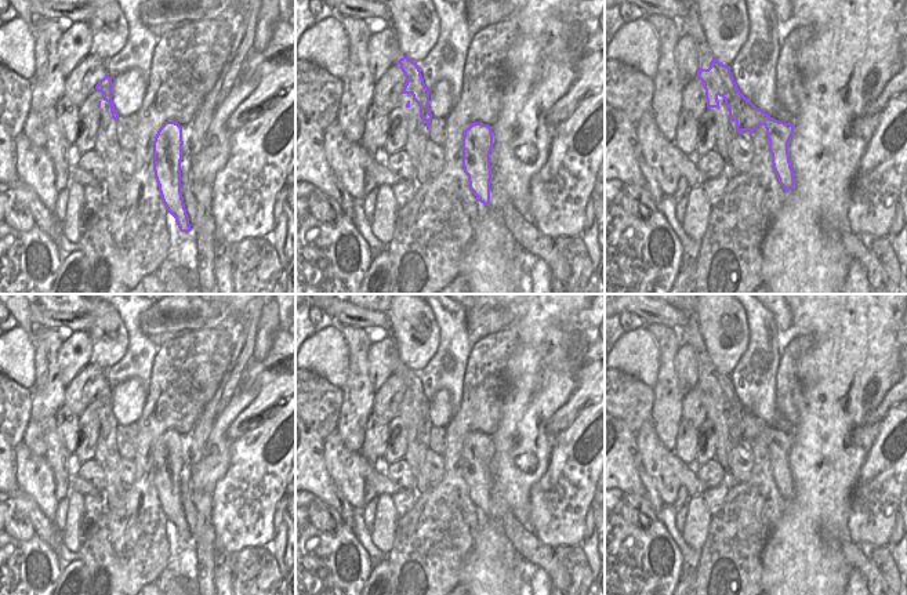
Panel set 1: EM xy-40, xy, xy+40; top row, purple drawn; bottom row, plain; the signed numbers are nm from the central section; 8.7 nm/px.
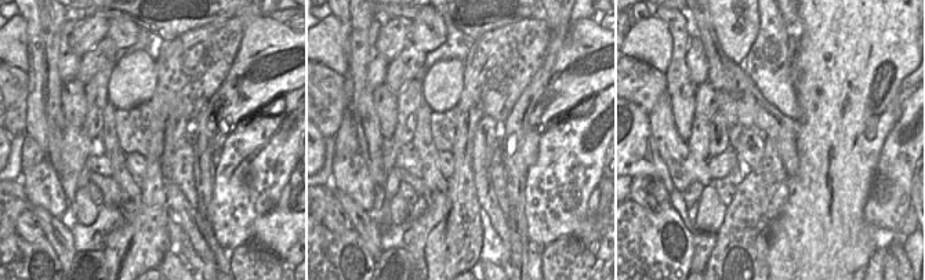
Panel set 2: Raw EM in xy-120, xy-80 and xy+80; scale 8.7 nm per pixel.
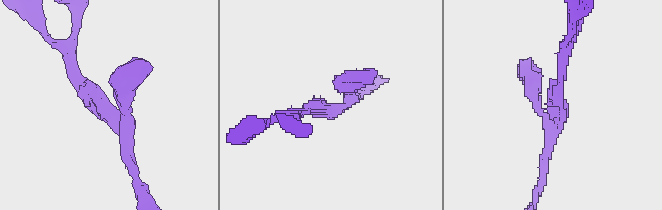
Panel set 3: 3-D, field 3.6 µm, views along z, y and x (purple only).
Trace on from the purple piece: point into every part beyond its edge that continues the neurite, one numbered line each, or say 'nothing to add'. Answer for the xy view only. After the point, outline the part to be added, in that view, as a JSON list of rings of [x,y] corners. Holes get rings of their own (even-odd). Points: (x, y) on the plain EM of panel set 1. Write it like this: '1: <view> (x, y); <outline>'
nothing to add

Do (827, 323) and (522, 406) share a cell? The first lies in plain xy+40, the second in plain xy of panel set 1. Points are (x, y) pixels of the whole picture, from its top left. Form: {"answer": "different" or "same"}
{"answer": "same"}

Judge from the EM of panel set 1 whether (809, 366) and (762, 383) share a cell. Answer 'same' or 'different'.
different

